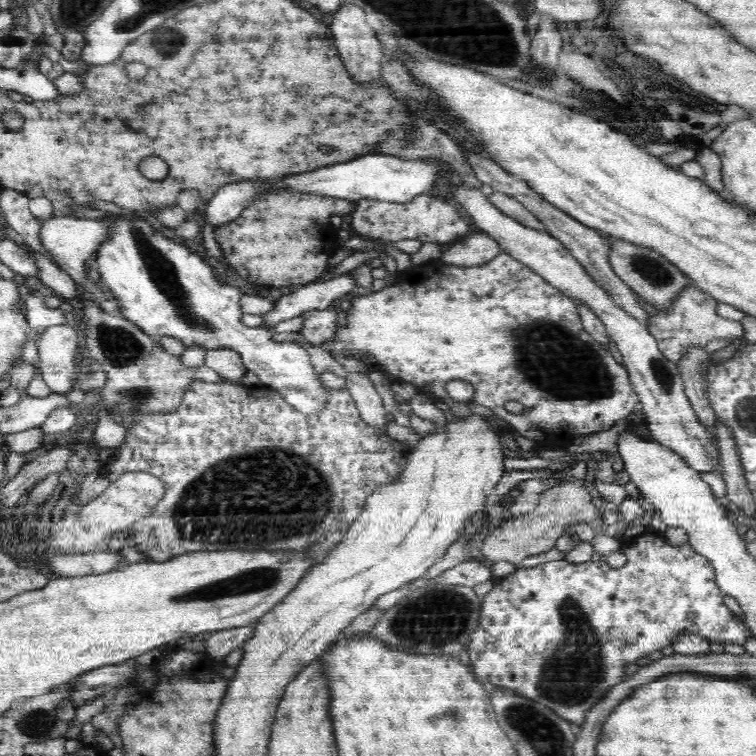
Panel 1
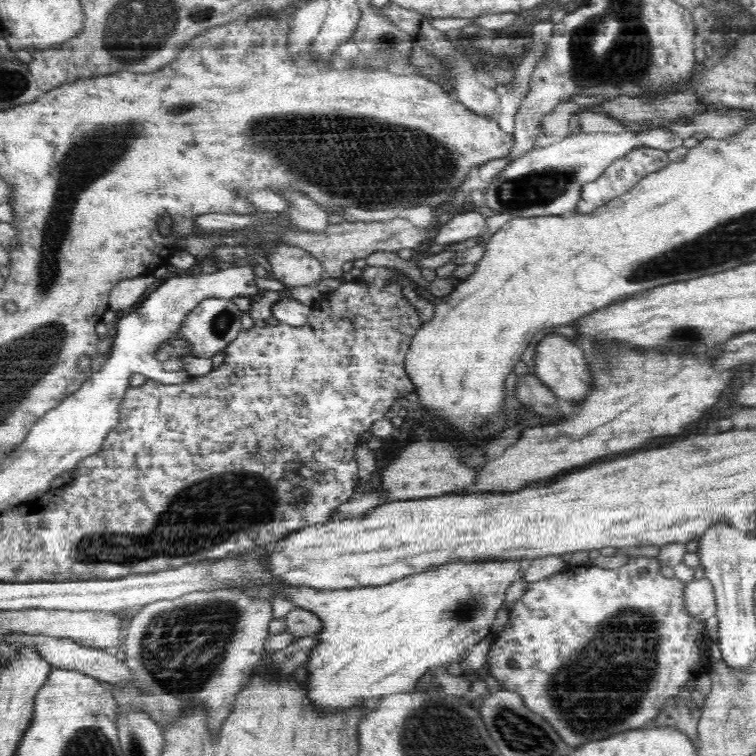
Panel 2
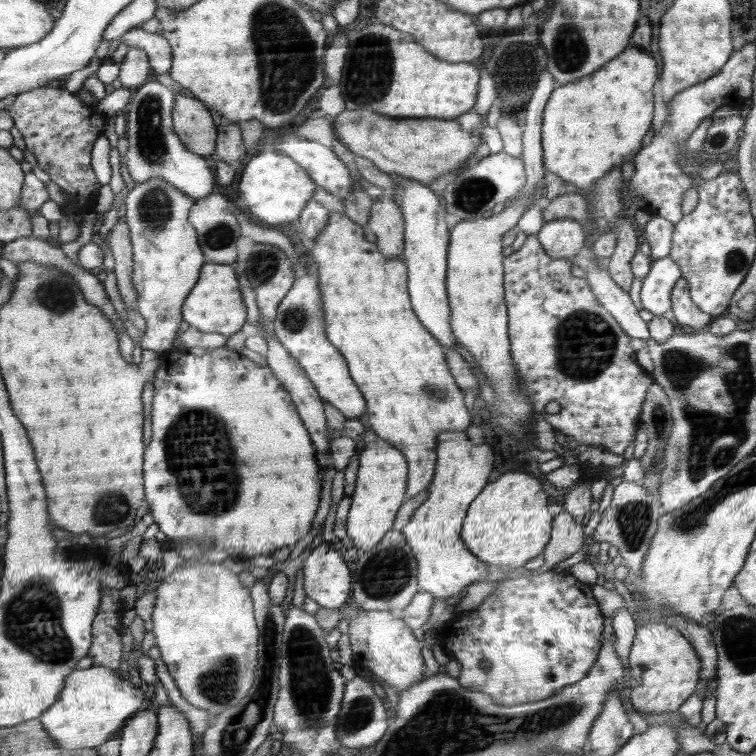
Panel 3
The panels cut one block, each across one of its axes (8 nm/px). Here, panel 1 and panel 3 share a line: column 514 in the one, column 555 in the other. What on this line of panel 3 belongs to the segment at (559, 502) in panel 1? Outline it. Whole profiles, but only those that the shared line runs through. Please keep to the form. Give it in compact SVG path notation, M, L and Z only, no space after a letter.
M564 510L556 515L552 536L543 550L544 564L539 572L550 571L551 568L578 552L584 545L584 525L576 522L574 517Z

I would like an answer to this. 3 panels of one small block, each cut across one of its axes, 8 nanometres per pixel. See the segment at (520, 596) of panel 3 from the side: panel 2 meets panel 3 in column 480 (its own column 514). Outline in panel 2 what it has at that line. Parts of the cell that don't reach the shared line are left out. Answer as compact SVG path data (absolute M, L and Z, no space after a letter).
M631 558L619 568L599 568L593 565L578 567L573 572L556 573L538 582L527 582L525 593L509 610L509 621L497 635L486 657L489 676L499 682L499 688L518 693L526 706L543 716L552 728L562 736L569 746L580 746L587 742L608 738L612 734L640 728L656 720L666 702L677 697L683 687L691 686L693 679L700 674L707 674L711 666L708 654L709 640L704 635L704 619L698 619L685 608L684 582L676 577L667 578L660 573L657 558Z

